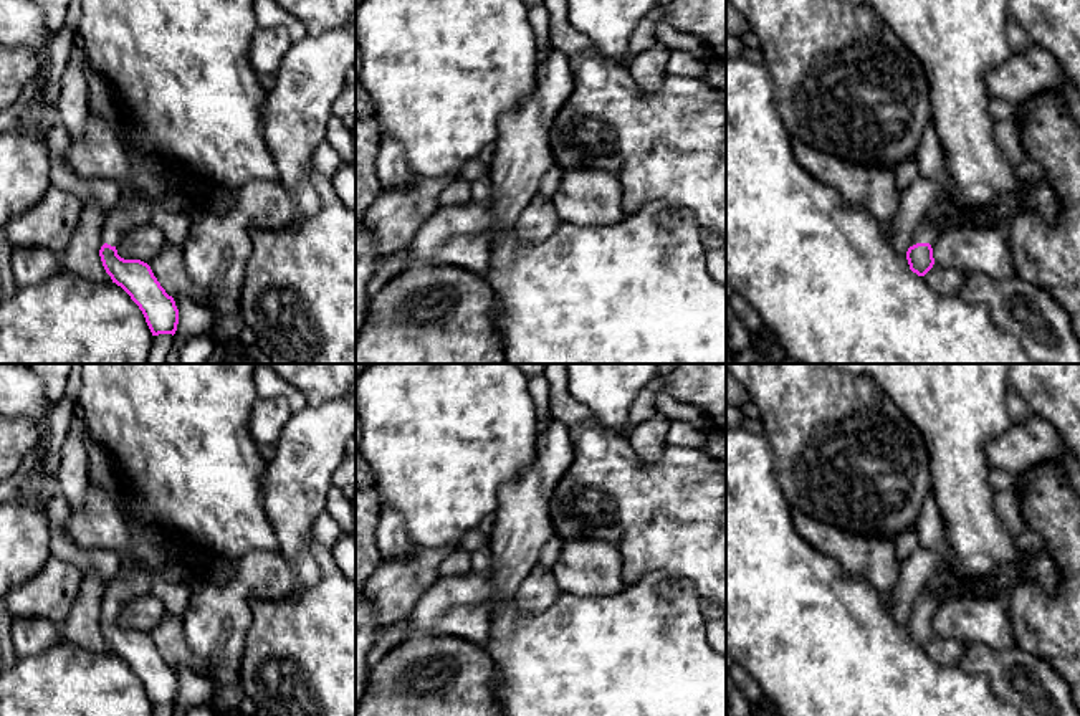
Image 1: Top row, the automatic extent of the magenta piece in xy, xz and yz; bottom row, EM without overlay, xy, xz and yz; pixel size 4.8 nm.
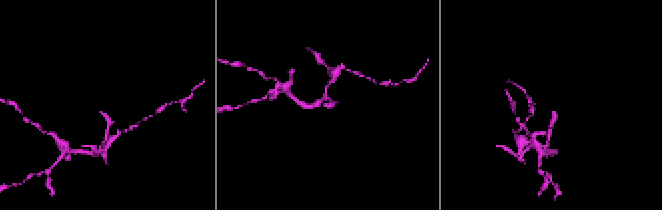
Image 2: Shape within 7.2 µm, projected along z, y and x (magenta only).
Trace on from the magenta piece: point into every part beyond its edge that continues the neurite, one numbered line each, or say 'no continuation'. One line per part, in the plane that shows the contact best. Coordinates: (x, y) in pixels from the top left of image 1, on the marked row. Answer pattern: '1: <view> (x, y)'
1: yz (958, 42)

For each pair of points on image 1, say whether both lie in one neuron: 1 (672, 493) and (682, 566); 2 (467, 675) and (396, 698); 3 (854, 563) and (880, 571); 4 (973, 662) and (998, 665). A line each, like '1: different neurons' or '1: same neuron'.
1: same neuron
2: same neuron
3: same neuron
4: same neuron

